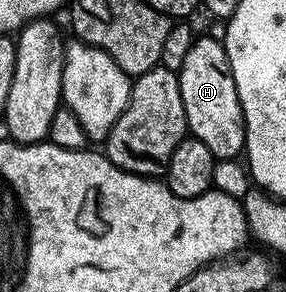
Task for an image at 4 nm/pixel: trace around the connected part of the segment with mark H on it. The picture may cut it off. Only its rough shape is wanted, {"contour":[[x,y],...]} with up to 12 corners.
{"contour":[[195,37],[176,73],[187,131],[237,159],[246,121],[219,39]]}

